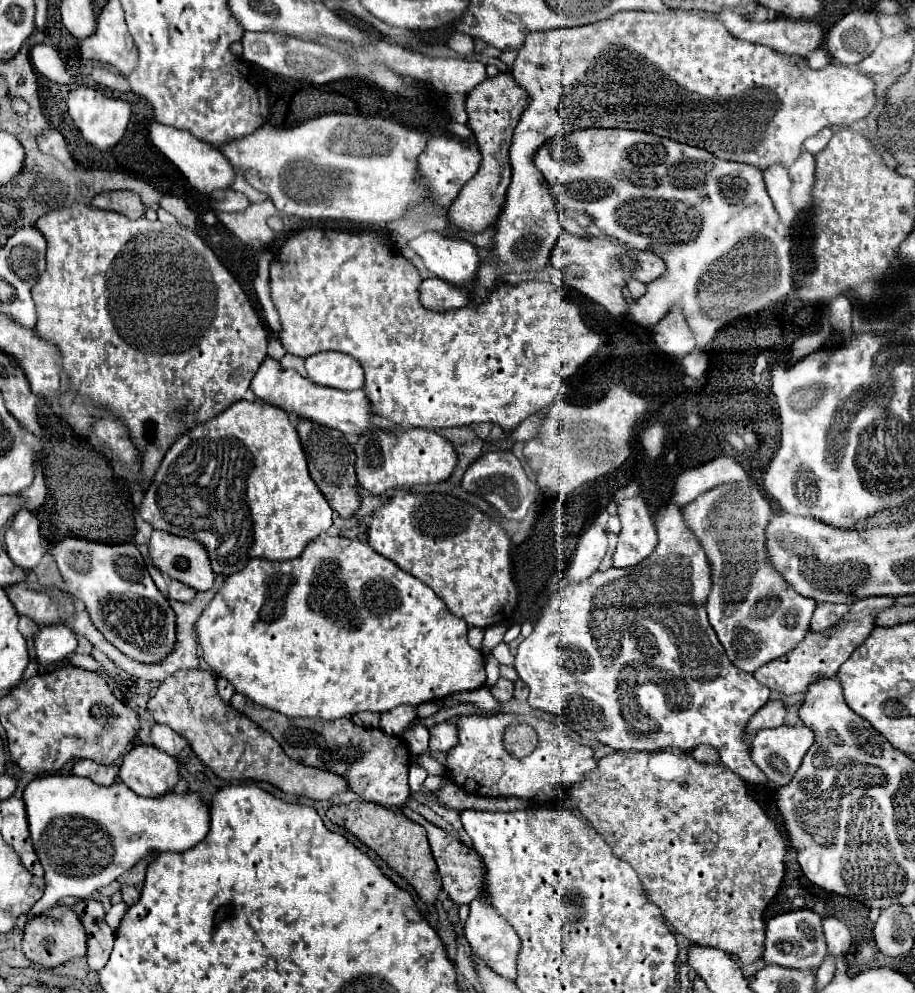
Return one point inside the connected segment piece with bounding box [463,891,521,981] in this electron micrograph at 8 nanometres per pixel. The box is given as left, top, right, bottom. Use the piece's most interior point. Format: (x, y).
(491, 938)

